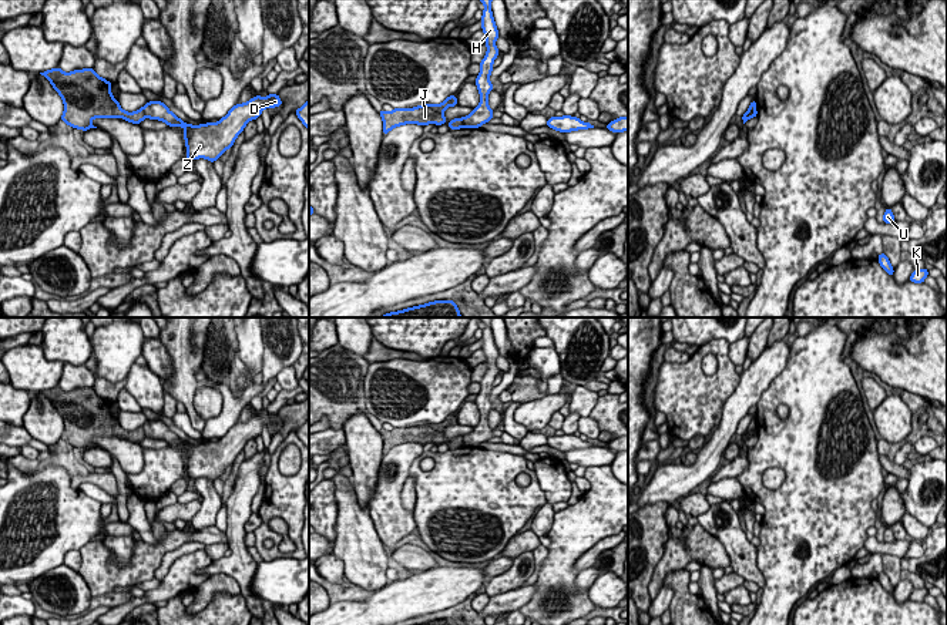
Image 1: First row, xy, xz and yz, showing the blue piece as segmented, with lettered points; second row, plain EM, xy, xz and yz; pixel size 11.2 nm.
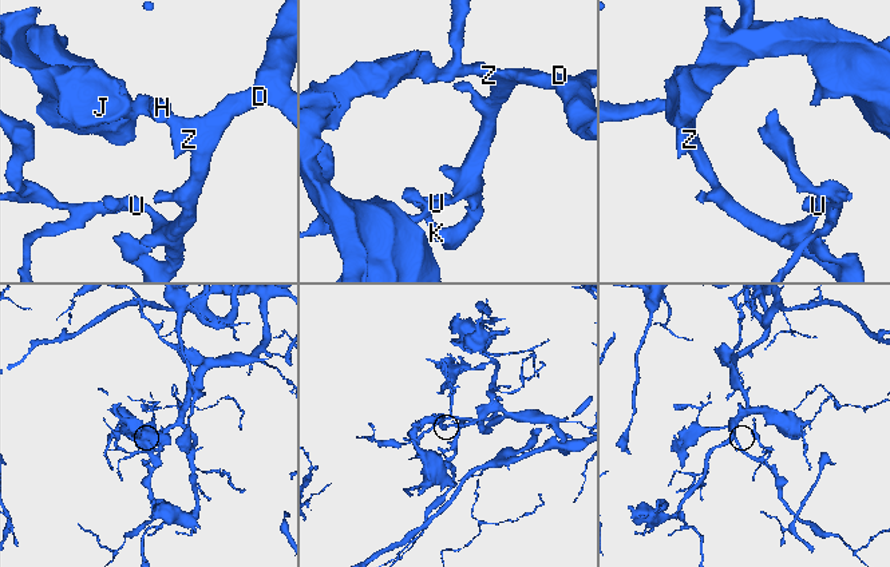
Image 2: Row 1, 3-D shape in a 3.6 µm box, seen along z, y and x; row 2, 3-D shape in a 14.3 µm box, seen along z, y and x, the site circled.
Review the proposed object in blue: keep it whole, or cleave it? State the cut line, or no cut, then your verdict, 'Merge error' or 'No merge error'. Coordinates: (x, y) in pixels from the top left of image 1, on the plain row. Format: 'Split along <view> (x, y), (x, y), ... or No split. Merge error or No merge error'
Split along xy (141, 427), (145, 434). Merge error

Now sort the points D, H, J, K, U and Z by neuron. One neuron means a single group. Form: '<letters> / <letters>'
D H K U Z / J

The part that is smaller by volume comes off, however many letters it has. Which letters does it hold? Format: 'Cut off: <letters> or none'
Cut off: J

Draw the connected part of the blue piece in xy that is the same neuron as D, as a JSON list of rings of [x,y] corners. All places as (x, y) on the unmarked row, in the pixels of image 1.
[[[268,413],[266,417],[256,414],[248,421],[236,423],[218,441],[201,444],[185,443],[161,420],[150,420],[142,429],[147,437],[159,438],[168,446],[182,446],[188,478],[205,477],[215,481],[228,467],[232,467],[236,456],[244,450],[251,438],[256,438],[263,427],[282,424],[278,413]]]

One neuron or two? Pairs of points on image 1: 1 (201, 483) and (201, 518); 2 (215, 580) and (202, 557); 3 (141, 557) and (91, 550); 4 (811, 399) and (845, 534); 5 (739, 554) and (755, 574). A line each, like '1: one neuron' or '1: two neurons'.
1: one neuron
2: two neurons
3: one neuron
4: one neuron
5: one neuron

